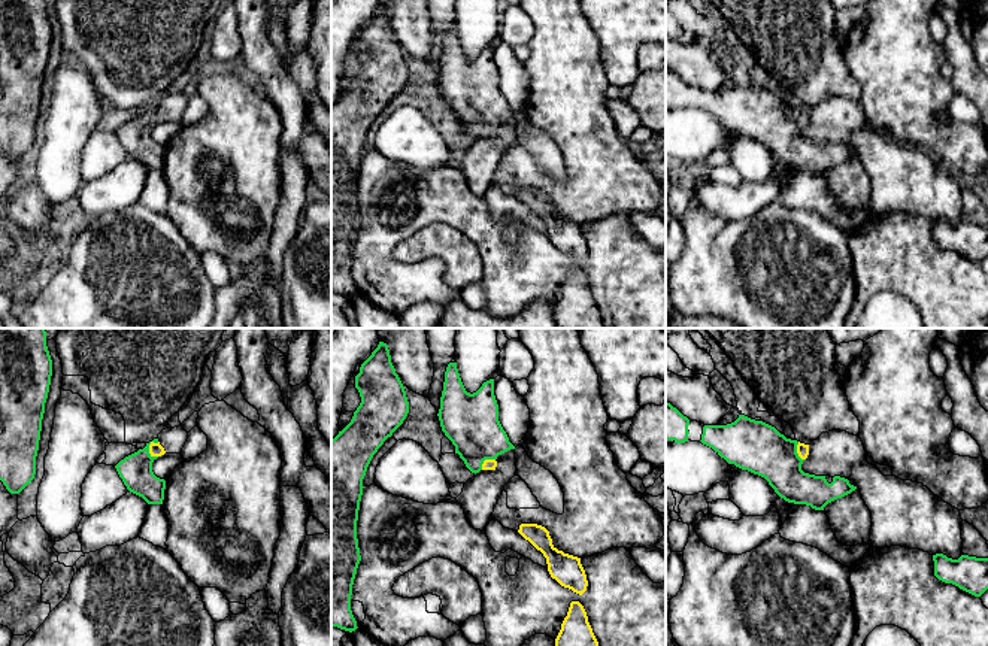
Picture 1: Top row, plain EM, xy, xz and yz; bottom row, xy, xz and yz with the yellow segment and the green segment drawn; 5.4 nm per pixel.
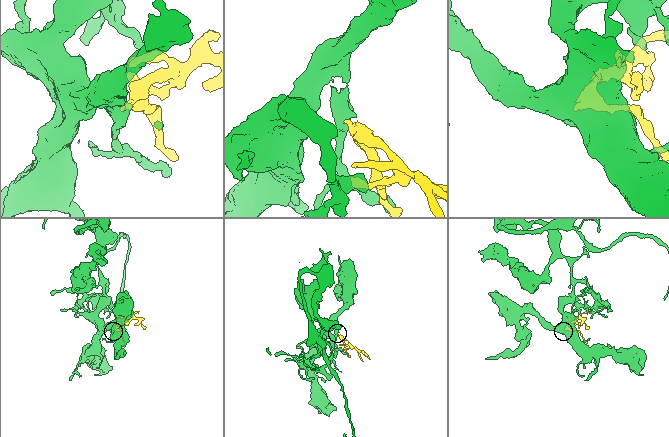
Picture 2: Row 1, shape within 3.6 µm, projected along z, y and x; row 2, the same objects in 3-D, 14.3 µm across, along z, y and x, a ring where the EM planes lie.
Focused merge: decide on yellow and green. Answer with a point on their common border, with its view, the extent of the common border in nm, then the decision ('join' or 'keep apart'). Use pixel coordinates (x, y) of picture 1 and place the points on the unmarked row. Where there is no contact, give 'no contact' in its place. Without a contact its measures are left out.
xy (149, 112) | 100 nm | join

